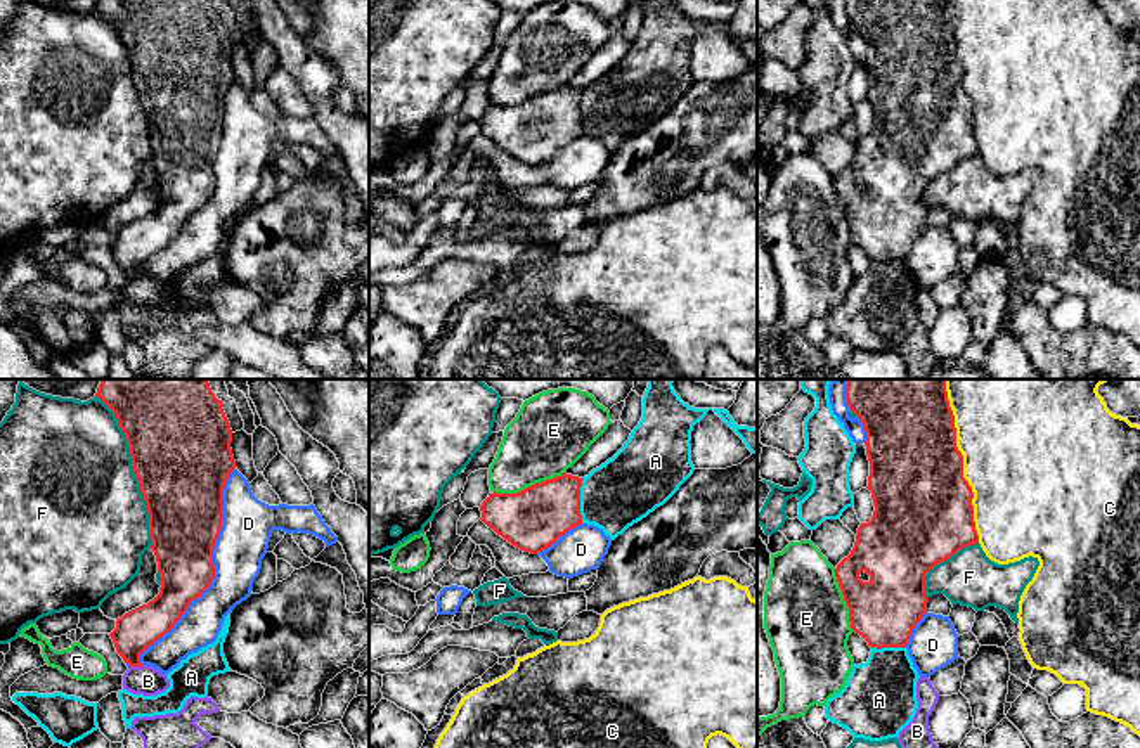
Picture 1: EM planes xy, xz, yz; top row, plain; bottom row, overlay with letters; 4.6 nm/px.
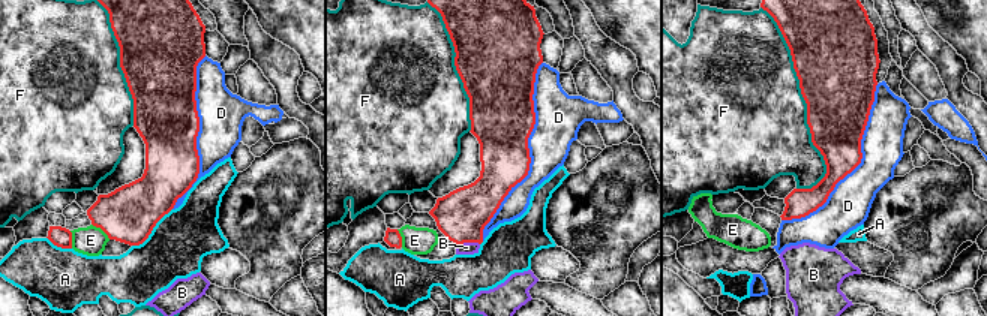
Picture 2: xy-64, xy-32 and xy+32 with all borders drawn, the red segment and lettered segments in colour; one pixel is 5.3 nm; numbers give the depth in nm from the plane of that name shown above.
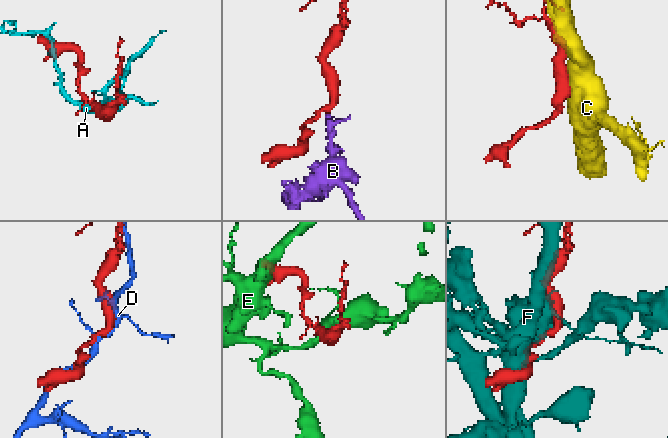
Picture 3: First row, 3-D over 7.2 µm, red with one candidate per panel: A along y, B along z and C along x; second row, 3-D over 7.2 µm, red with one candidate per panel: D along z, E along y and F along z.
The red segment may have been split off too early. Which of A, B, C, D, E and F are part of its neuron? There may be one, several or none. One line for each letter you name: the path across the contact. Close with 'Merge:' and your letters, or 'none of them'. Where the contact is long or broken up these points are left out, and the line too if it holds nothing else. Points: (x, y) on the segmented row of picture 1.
Merge: none of them

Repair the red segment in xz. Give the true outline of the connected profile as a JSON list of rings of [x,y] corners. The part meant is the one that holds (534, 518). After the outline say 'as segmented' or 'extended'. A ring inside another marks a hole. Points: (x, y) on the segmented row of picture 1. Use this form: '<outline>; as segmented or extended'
[[[563,473],[518,493],[489,493],[480,519],[516,549],[539,554],[582,525],[582,480]]]; as segmented

